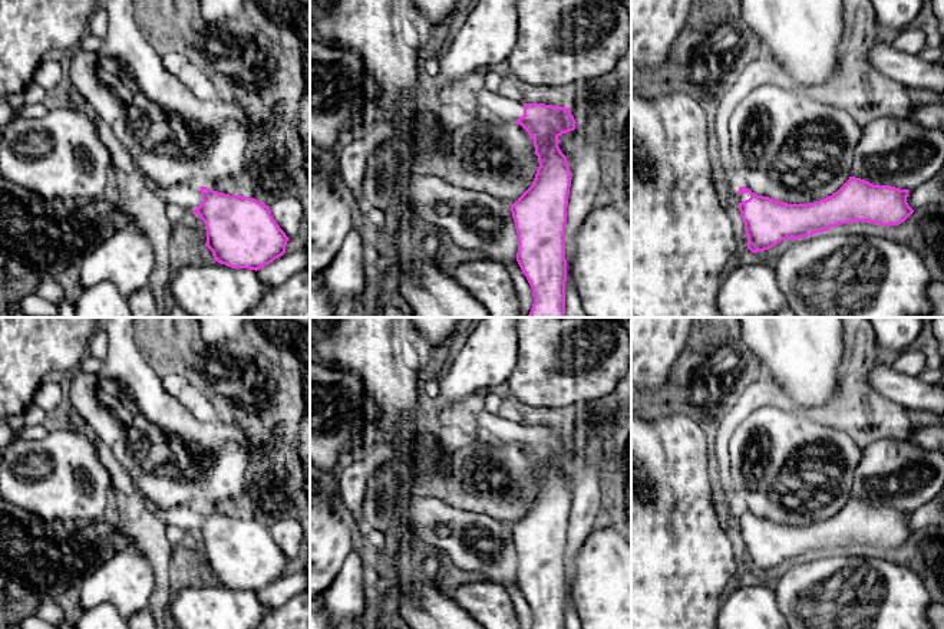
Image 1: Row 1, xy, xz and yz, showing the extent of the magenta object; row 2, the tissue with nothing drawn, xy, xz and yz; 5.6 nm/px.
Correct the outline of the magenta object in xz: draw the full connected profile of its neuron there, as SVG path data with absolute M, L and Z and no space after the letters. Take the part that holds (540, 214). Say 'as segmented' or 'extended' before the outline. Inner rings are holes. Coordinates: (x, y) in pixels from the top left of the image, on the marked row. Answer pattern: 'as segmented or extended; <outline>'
extended; M482 89L478 95L481 108L499 119L515 121L534 139L539 167L532 185L511 205L518 234L516 261L525 274L534 296L528 317L565 317L565 224L571 187L571 171L567 157L561 152L558 138L575 129L571 111L545 103L522 103L498 92Z

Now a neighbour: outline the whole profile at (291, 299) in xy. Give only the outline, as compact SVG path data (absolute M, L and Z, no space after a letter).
M310 269L274 287L261 299L254 310L240 317L310 317Z

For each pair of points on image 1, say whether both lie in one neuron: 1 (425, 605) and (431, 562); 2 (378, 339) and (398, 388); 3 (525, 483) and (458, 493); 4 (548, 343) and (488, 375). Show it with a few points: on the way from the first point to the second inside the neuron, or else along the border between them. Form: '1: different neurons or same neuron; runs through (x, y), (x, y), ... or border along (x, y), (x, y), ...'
1: different neurons; border along (428, 552), (423, 560), (422, 578), (435, 583)
2: same neuron; runs through (386, 351), (390, 376)
3: same neuron; runs through (508, 481), (475, 481)
4: different neurons; border along (517, 332), (517, 364), (507, 381)

